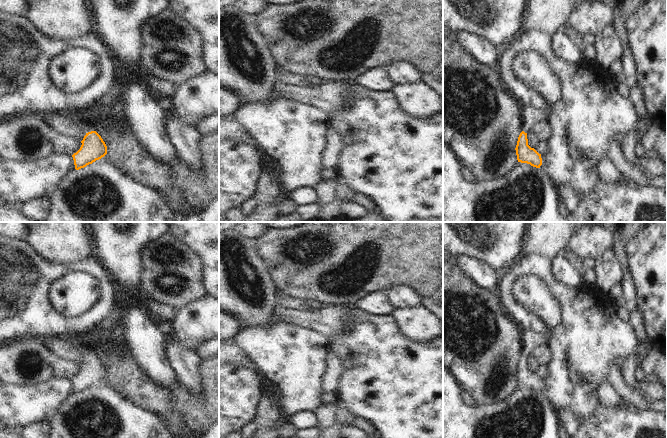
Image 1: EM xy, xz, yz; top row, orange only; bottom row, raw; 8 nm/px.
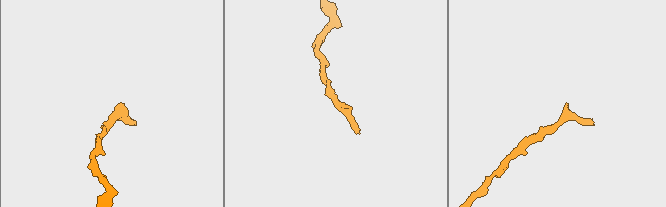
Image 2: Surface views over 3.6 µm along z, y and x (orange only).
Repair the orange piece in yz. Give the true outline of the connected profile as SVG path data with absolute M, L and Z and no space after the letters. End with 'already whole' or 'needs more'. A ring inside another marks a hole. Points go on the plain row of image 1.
M523 330L522 356L520 357L516 369L516 379L518 386L530 388L540 392L542 389L541 378L528 369L527 358L538 347L548 345L550 339L545 334L537 334L531 330Z | needs more

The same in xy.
M123 299L120 310L114 312L111 318L107 319L101 326L92 330L92 339L84 338L75 346L82 352L86 359L81 365L80 373L72 379L75 393L79 394L101 383L107 378L107 370L101 360L95 355L96 347L101 338L112 335L112 331L119 324L123 325Z | needs more

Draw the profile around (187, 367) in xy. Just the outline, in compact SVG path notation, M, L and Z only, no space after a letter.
M174 335L167 340L168 355L172 365L179 375L179 381L185 384L196 395L204 389L201 374L202 357L197 351L182 344Z

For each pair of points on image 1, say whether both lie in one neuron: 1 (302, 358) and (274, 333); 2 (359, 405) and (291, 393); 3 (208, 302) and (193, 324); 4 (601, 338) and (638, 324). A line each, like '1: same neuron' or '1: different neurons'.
1: same neuron
2: different neurons
3: same neuron
4: different neurons

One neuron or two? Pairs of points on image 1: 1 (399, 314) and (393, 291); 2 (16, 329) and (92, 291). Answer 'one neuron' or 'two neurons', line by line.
1: two neurons
2: two neurons

